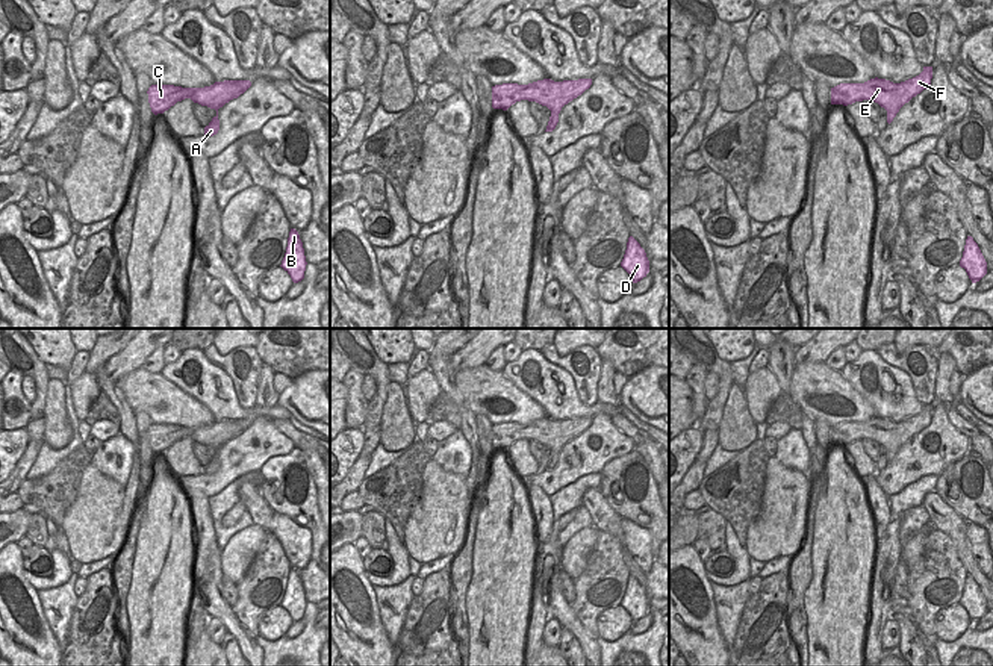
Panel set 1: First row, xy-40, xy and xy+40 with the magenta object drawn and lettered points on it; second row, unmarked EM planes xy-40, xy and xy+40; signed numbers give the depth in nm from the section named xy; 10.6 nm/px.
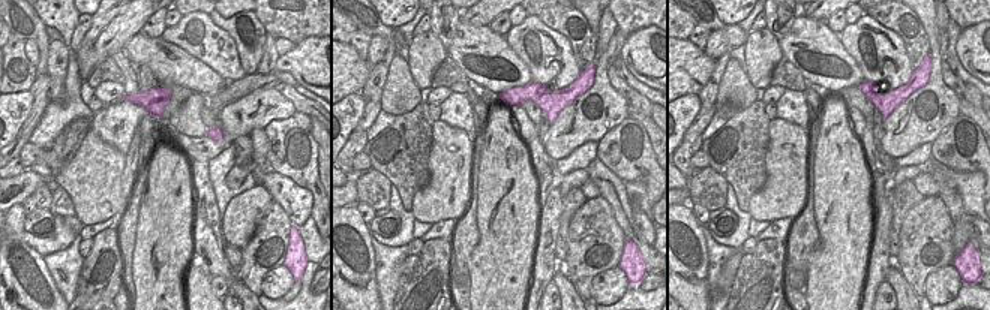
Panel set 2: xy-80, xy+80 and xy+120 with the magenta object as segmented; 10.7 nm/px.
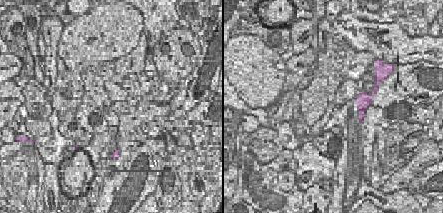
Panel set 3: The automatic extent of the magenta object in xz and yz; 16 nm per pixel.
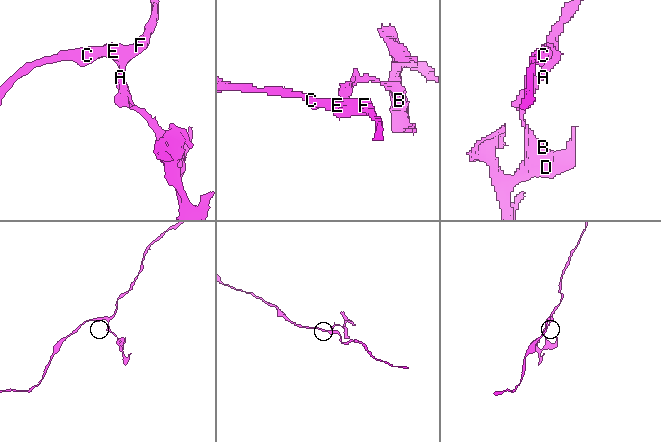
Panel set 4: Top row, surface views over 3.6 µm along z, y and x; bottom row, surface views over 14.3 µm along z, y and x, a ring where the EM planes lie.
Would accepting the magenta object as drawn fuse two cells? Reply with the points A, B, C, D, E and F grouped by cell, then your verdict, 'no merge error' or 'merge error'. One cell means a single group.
A B D / C E F; merge error

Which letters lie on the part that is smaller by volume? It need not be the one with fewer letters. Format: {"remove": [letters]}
{"remove": ["A", "B", "D"]}

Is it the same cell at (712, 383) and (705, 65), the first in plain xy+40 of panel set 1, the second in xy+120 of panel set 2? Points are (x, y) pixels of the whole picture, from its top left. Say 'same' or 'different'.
different

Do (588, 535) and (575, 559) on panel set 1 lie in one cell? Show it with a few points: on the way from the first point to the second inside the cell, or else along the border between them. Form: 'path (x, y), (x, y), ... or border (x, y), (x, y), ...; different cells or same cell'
path (585, 541), (575, 553); same cell

